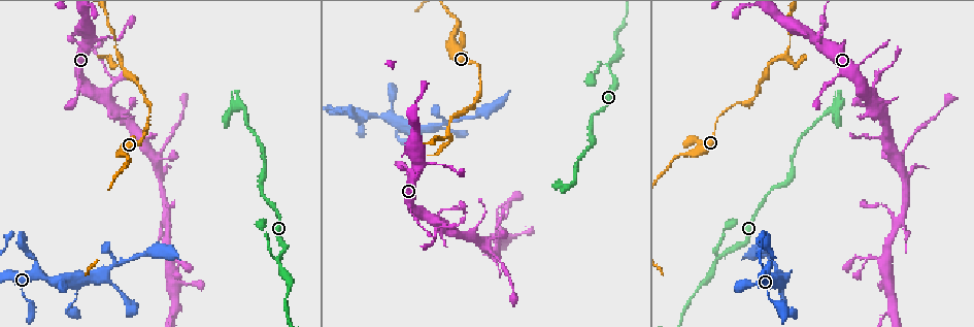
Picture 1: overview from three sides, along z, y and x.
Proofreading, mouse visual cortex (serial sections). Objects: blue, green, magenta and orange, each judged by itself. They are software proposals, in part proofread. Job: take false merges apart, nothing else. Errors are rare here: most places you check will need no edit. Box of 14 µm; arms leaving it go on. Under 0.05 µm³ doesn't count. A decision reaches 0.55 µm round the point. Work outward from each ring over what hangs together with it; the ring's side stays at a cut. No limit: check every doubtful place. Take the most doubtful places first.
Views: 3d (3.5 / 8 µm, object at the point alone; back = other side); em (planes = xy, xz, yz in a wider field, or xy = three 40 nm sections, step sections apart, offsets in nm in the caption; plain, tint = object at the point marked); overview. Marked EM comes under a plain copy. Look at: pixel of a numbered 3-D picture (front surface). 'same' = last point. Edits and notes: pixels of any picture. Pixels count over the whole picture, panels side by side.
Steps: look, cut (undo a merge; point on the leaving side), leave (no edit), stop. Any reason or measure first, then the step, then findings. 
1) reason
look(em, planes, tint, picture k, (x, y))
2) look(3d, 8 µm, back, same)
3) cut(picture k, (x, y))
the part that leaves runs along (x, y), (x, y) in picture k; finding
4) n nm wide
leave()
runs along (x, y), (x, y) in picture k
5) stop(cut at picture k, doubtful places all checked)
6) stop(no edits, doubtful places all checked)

two arms in line, one across
look(3d, 8 µm, picture 1, (156, 159))

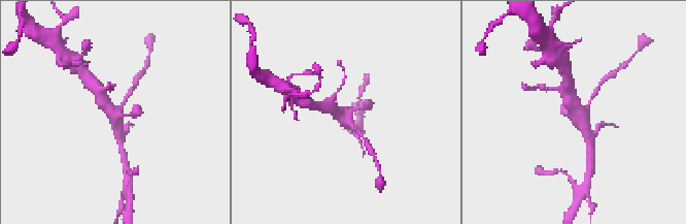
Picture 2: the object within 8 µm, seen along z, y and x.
look(em, planes, tint, picture 2, (114, 114))

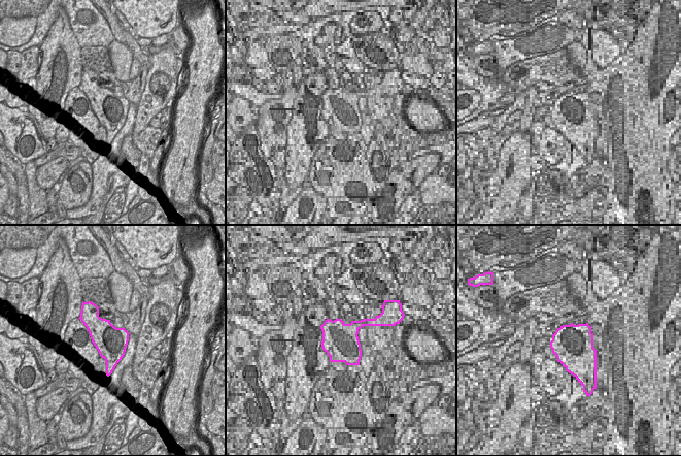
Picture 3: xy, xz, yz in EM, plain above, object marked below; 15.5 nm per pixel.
480 nm wide
leave()
runs along (567, 93), (584, 123), (589, 142) in picture 2; continuous, no second cell

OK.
branch point
look(3d, 3.5 µm, picture 1, (278, 258))

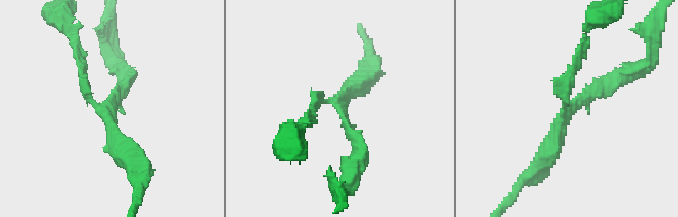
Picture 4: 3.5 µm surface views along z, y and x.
3 arms; arms of 150, 200, 300 nm
look(em, xy, step 5, tint, picture 4, (109, 109))

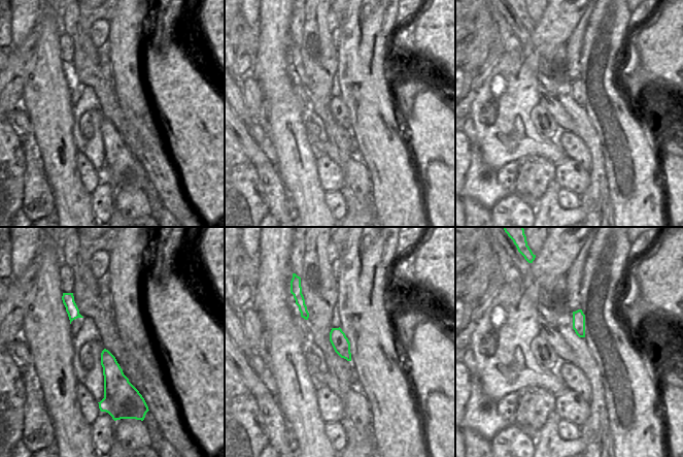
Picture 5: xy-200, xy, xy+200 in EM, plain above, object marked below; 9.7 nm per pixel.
leave()
runs along (625, 73), (573, 108), (544, 161) in picture 4; all the same cell

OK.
narrows sharply
look(3d, 3.5 µm, picture 1, (171, 136))

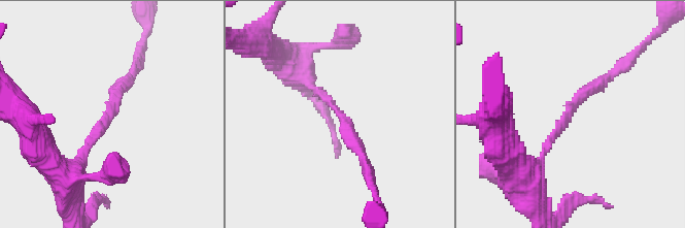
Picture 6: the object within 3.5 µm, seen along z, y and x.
arms of 150, 200 nm
look(em, planes, tint, picture 6, (336, 109))

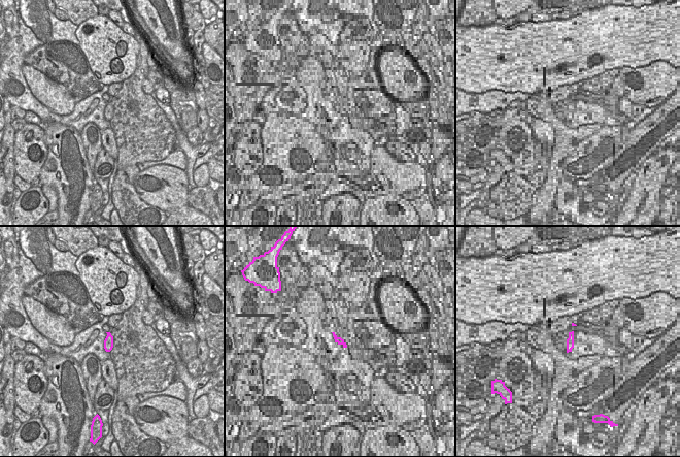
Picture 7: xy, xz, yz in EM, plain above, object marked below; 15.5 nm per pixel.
160 nm wide
leave()
runs along (524, 177), (585, 92), (609, 76) in picture 6; one cell here

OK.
a fork
look(3d, 3.5 µm, picture 1, (779, 59))

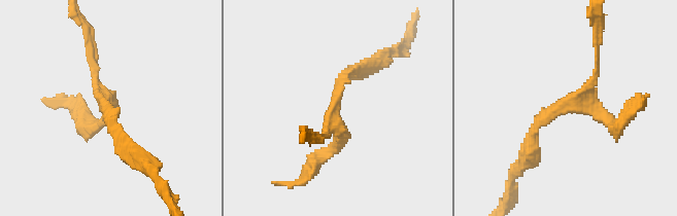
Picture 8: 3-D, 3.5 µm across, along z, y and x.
look(em, xy, step 3, tint, picture 8, (107, 104))

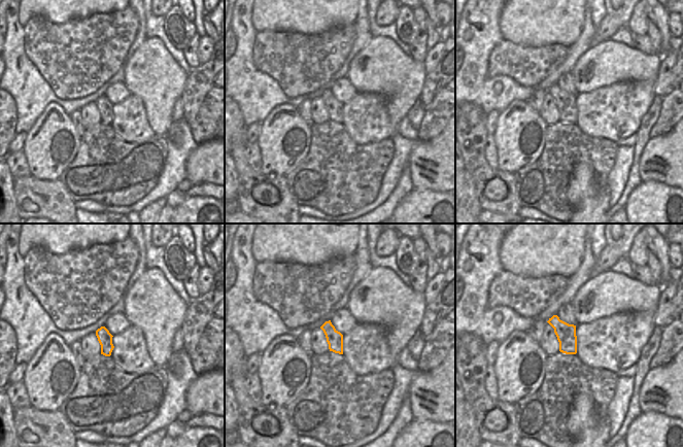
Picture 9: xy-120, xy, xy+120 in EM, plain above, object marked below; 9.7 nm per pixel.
leave()
runs along (530, 149), (540, 120), (590, 88), (596, 50) in picture 8; all the same cell

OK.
sharp bend
look(3d, 8 µm, back, picture 1, (837, 106))

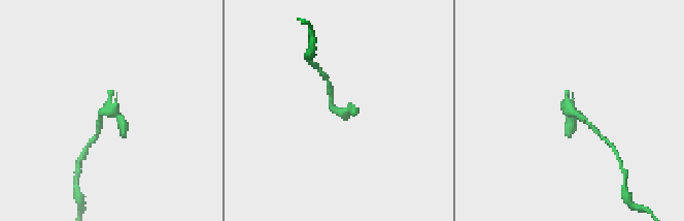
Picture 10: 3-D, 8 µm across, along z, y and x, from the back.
look(em, xy, step 1, tint, picture 10, (571, 110))

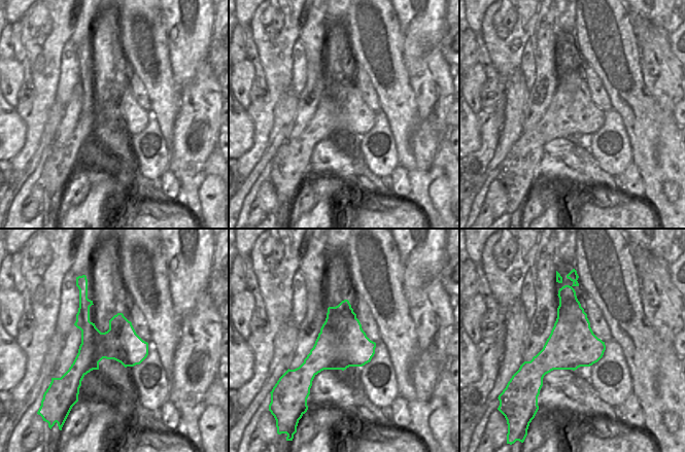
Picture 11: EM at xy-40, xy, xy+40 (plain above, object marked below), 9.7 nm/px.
leave()
runs along (329, 88), (336, 112), (353, 112) in picture 10; continuous, no second cell

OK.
stop(no edits, doubtful places all checked)

